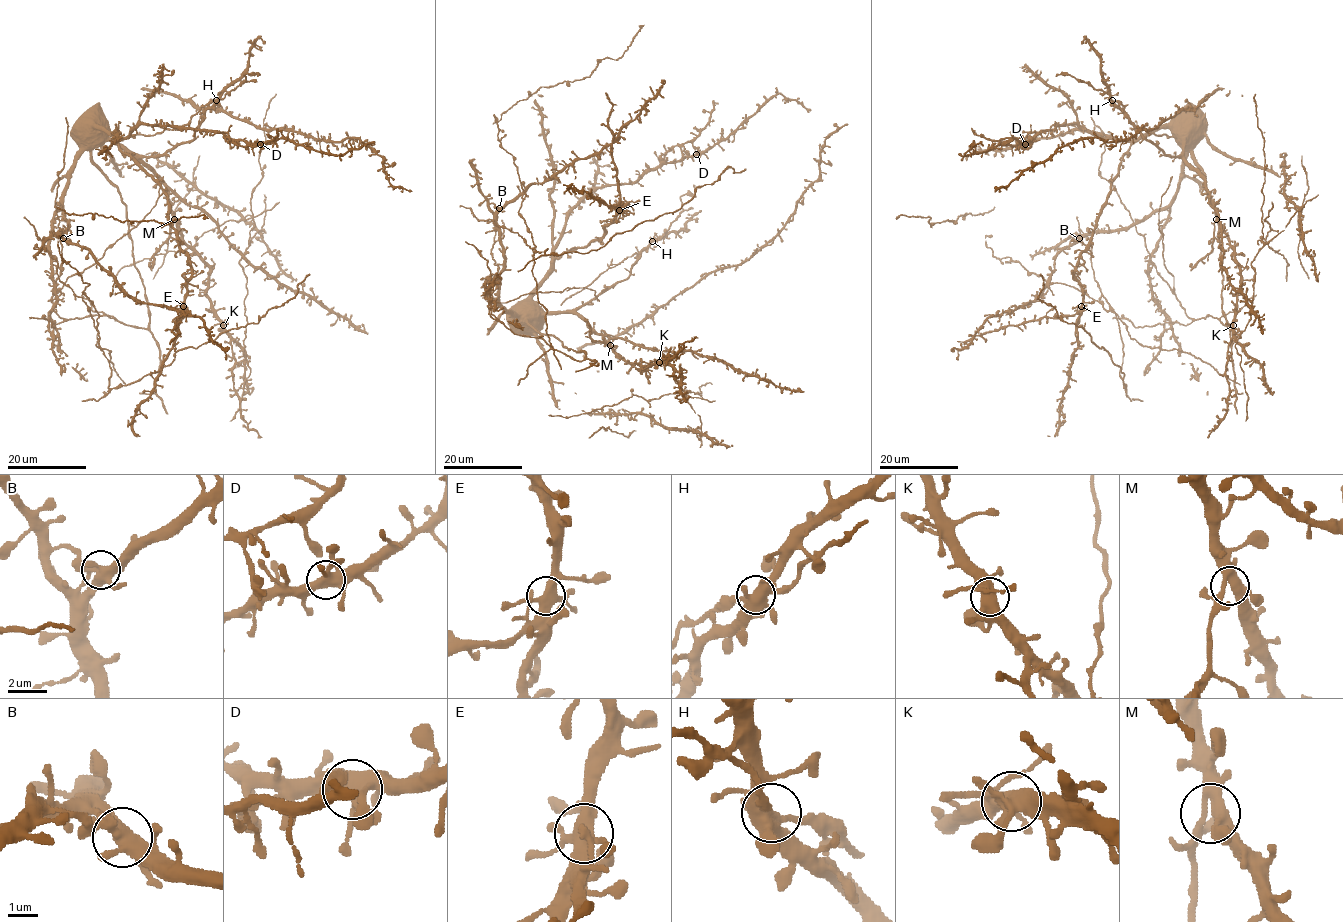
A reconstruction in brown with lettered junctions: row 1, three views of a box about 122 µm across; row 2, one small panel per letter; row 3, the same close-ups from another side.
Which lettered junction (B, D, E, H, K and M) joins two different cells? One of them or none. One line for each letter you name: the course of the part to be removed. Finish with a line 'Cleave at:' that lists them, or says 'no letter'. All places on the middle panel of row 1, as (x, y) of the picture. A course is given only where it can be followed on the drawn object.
H: Course of the part to remove: (652, 240), (560, 305)
Cleave at: H

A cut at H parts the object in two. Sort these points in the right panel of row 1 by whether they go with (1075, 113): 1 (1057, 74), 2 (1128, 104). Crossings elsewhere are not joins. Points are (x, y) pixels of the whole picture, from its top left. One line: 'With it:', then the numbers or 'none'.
With it: none

